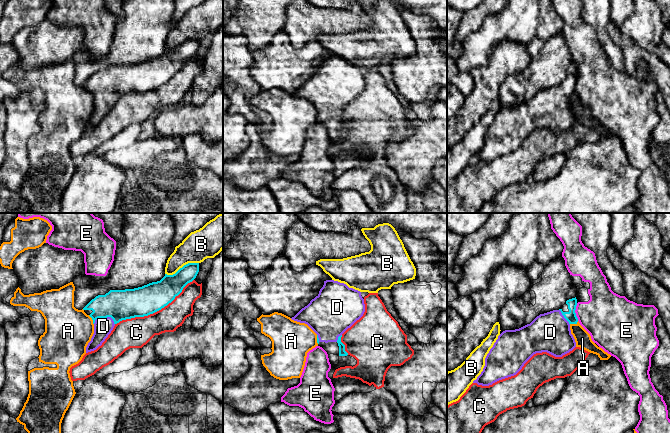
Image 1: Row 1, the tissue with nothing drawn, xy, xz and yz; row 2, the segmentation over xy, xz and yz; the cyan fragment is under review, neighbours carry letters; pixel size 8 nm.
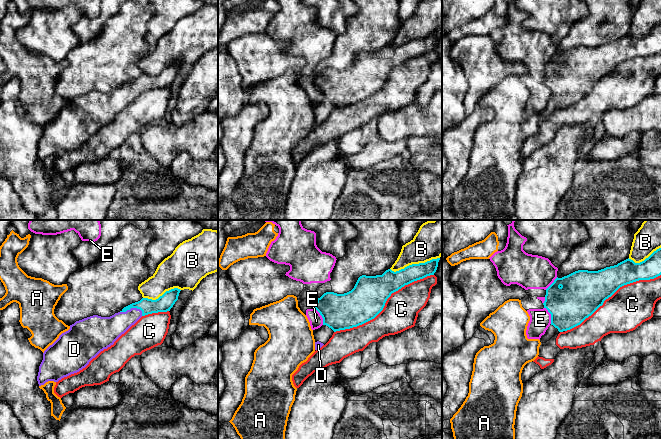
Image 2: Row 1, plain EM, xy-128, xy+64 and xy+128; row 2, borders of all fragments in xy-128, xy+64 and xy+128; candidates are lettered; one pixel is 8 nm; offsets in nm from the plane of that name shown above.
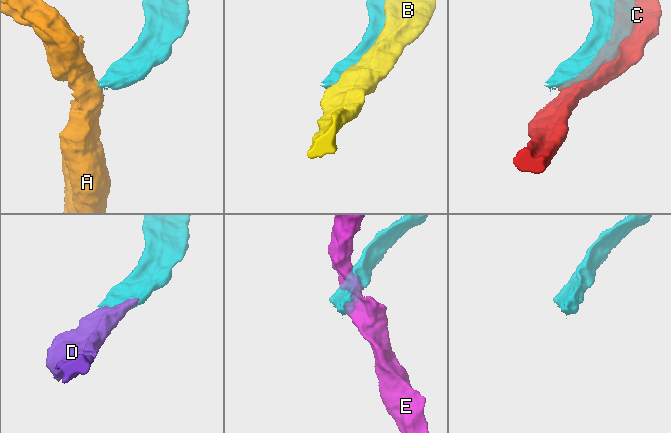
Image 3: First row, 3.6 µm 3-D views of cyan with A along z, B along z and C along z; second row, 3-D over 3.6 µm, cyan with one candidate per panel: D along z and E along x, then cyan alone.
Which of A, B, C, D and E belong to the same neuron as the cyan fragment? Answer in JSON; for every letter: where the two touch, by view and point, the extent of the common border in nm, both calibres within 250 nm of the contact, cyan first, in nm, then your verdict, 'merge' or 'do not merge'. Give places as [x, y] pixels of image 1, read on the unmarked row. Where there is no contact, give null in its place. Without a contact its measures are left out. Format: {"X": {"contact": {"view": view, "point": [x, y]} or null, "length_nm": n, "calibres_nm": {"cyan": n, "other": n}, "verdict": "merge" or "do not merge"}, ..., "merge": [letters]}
{"A": {"contact": {"view": "xy", "point": [92, 95]}, "length_nm": 90, "calibres_nm": {"cyan": 240, "other": 380}, "verdict": "do not merge"}, "B": {"contact": {"view": "xy", "point": [182, 43]}, "length_nm": 280, "calibres_nm": {"cyan": 190, "other": 240}, "verdict": "do not merge"}, "C": {"contact": {"view": "xy", "point": [154, 88]}, "length_nm": 750, "calibres_nm": {"cyan": 240, "other": 240}, "verdict": "do not merge"}, "D": {"contact": {"view": "xy", "point": [103, 93]}, "length_nm": 180, "calibres_nm": {"cyan": 240, "other": 140}, "verdict": "merge"}, "E": {"contact": {"view": "yz", "point": [574, 88]}, "length_nm": 140, "calibres_nm": {"cyan": 90, "other": 360}, "verdict": "do not merge"}, "merge": ["D"]}

